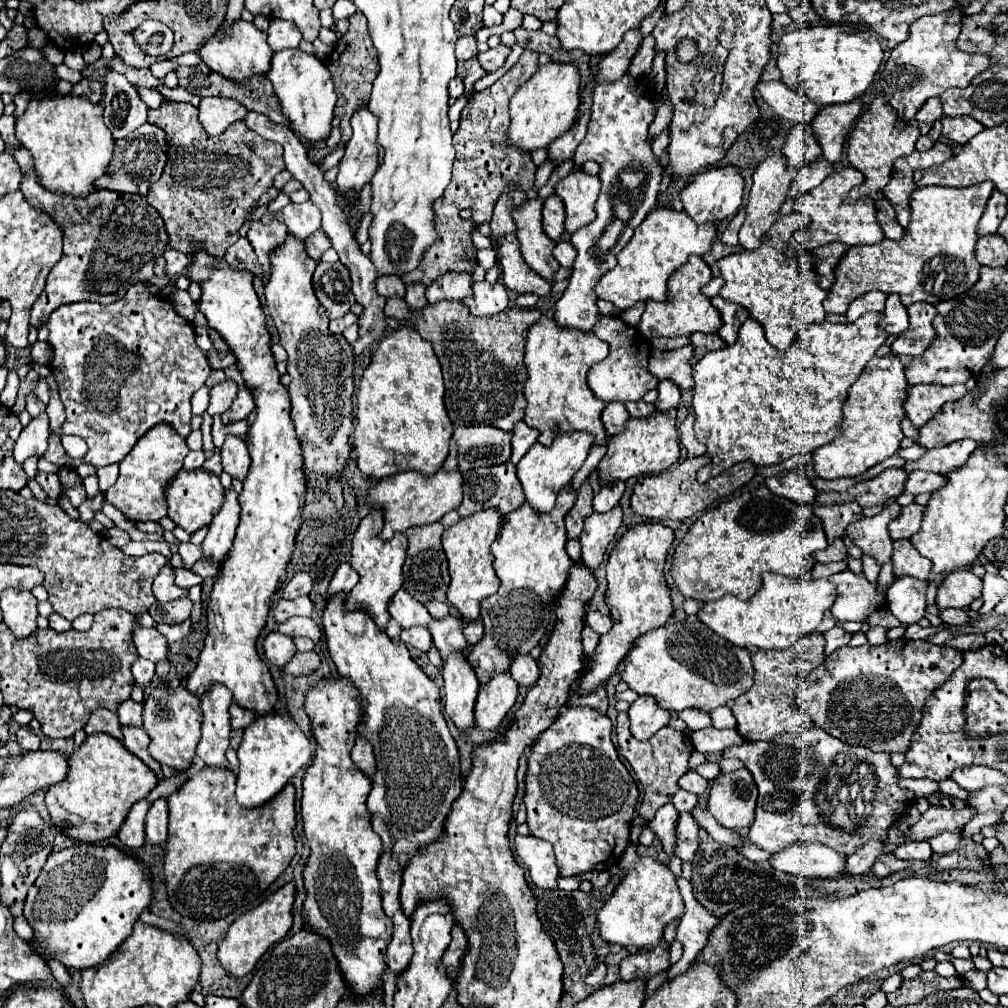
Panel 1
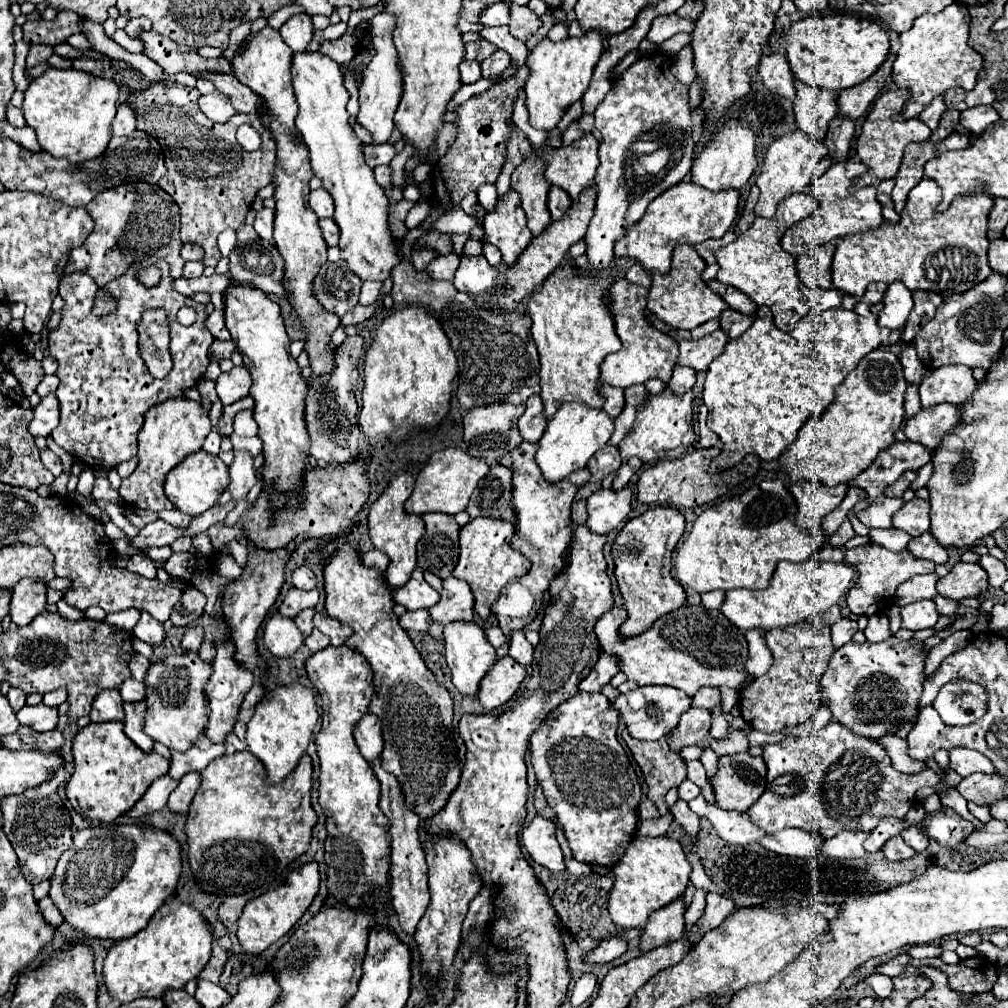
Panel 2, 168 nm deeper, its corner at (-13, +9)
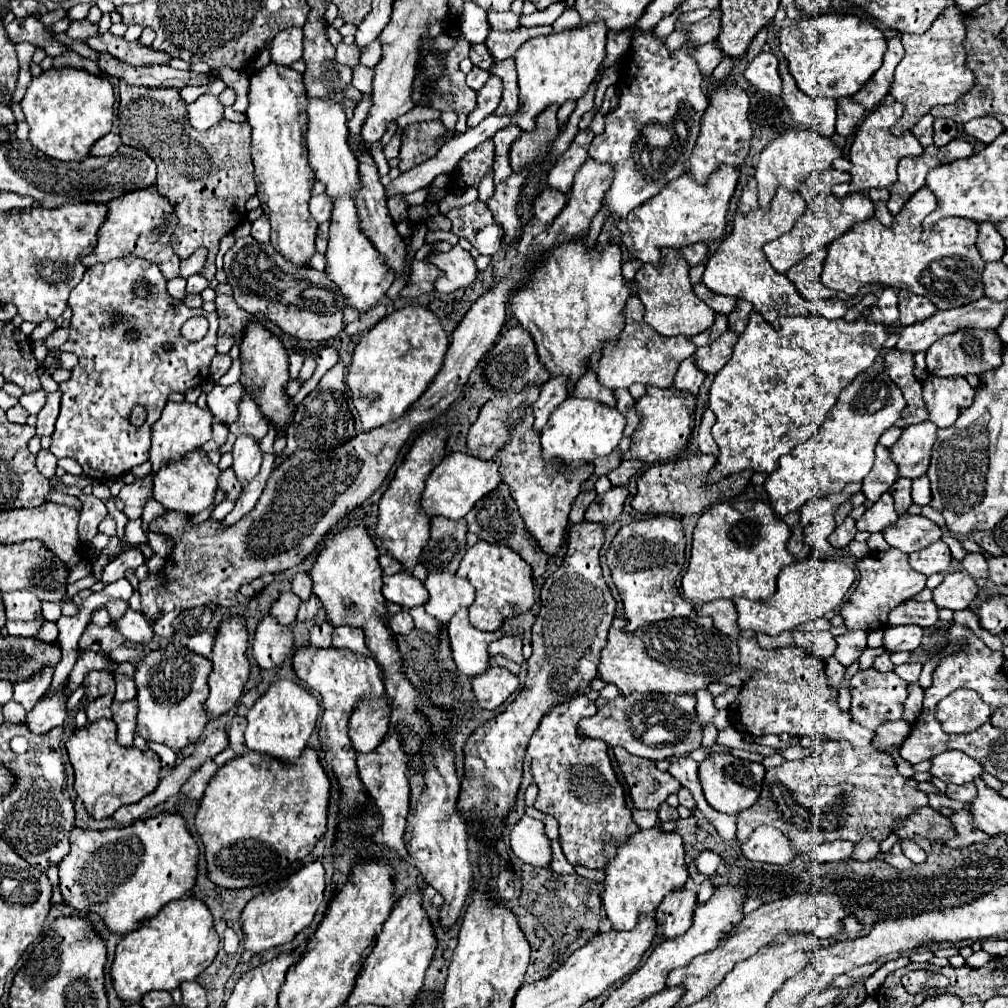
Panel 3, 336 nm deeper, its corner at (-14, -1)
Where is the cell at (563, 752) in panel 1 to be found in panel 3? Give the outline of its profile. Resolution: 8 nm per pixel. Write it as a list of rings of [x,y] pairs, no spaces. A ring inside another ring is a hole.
[[[586,696],[550,710],[530,738],[528,756],[532,758],[532,776],[540,788],[534,806],[558,820],[564,856],[572,866],[604,870],[616,856],[618,846],[634,834],[634,822],[632,810],[626,806],[624,786],[612,768],[608,744],[578,734],[578,722],[596,712],[596,704]]]

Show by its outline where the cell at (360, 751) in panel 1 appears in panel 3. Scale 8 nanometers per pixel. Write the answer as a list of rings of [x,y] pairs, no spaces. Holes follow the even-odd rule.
[[[386,698],[362,702],[350,718],[350,740],[360,754],[374,752],[384,740],[390,724],[390,706]]]

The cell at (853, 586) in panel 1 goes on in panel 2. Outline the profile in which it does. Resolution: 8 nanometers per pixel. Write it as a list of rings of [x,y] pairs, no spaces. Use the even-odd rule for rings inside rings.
[[[863,544],[847,550],[845,562],[855,566],[857,570],[857,580],[847,594],[847,606],[855,616],[873,616],[877,612],[889,610],[899,584],[917,574],[929,574],[935,570],[935,564],[927,560],[917,560],[915,556],[911,556],[911,552],[907,552],[907,548],[903,552],[891,552],[879,544]]]

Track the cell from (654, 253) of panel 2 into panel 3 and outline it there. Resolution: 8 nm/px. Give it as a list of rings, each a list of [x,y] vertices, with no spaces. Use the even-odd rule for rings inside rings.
[[[720,166],[720,170],[710,178],[708,186],[696,184],[690,174],[680,176],[678,180],[670,182],[670,186],[666,186],[658,196],[640,206],[640,210],[632,210],[632,214],[628,214],[624,222],[618,222],[624,246],[628,248],[632,258],[658,266],[660,250],[664,246],[682,248],[692,246],[696,242],[722,240],[726,236],[726,214],[736,184],[738,172],[730,166]]]

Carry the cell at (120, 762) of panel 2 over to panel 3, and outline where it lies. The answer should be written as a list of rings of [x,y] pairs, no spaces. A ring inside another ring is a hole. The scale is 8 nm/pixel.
[[[100,720],[88,724],[82,730],[76,730],[68,738],[66,750],[76,774],[74,792],[84,802],[86,812],[94,820],[104,820],[112,816],[118,808],[140,802],[144,796],[152,794],[152,790],[156,790],[160,782],[162,762],[158,754],[154,754],[152,750],[120,746],[116,740],[114,720]]]

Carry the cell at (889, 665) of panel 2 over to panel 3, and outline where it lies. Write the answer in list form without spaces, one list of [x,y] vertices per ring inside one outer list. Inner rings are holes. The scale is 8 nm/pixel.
[[[874,666],[866,670],[858,670],[850,678],[850,694],[852,694],[852,704],[850,704],[850,714],[852,720],[868,730],[876,730],[886,722],[894,722],[902,718],[904,710],[904,700],[908,698],[908,682],[904,682],[896,672],[880,672]]]

